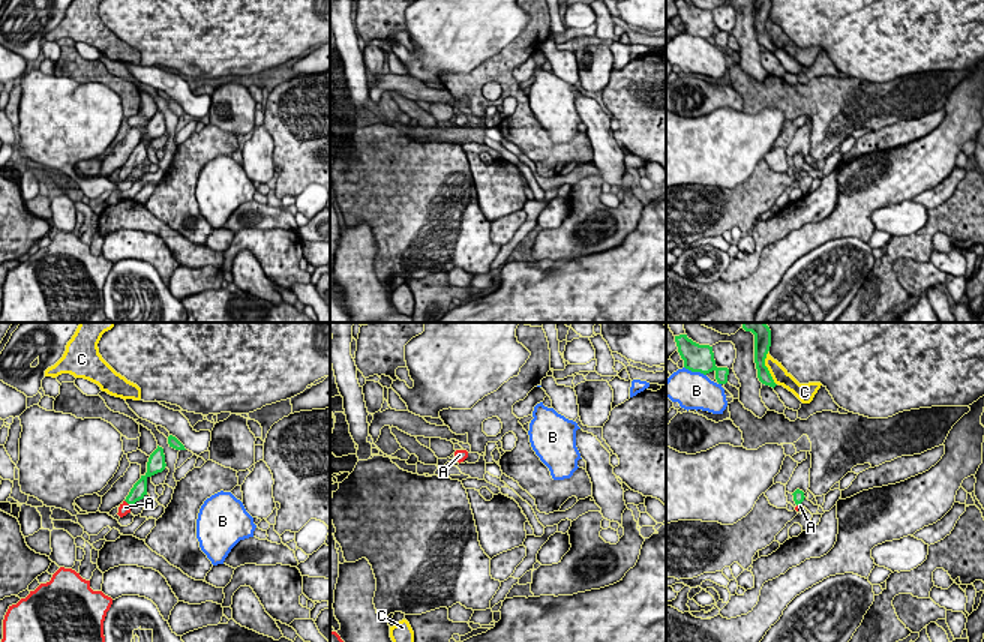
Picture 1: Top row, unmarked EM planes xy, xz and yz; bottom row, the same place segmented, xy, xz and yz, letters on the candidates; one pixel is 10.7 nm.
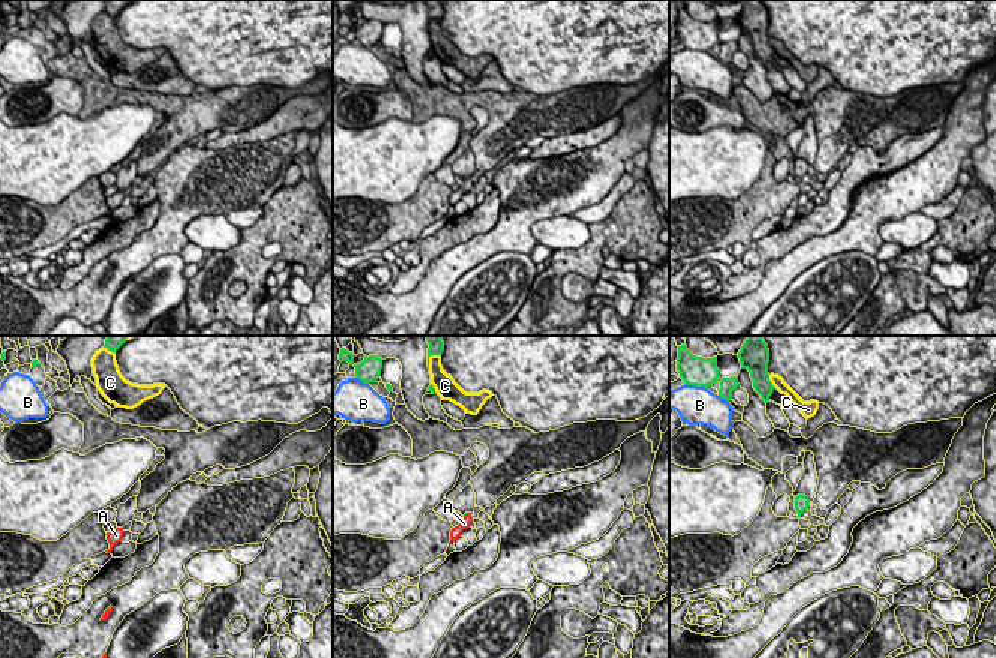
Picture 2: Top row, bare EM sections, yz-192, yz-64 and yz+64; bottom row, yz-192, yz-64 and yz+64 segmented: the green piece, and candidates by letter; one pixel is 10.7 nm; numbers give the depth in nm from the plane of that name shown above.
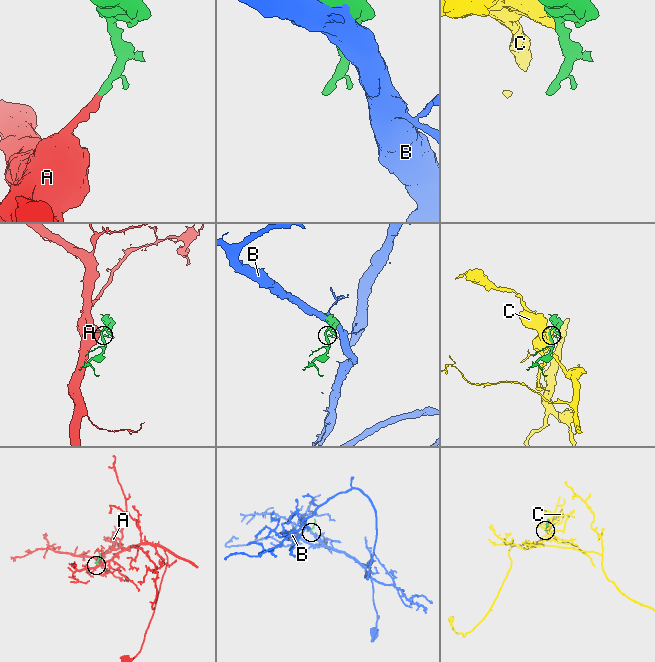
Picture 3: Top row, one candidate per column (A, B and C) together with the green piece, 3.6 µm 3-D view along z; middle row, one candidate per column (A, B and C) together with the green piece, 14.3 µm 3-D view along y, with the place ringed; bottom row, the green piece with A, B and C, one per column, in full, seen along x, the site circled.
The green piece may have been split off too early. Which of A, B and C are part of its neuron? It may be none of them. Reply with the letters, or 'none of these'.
A

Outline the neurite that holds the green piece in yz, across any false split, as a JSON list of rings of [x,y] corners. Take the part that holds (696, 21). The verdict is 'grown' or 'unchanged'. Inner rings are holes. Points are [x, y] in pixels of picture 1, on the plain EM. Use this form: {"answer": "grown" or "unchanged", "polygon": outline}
{"answer": "unchanged", "polygon": [[[675,0],[675,6],[678,10],[678,16],[684,24],[686,33],[692,36],[700,36],[704,39],[714,34],[718,48],[728,46],[729,33],[716,30],[712,10],[699,9],[687,0]]]}

